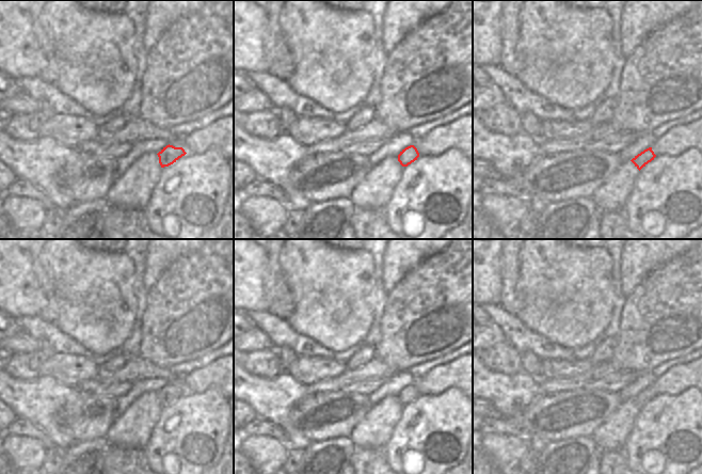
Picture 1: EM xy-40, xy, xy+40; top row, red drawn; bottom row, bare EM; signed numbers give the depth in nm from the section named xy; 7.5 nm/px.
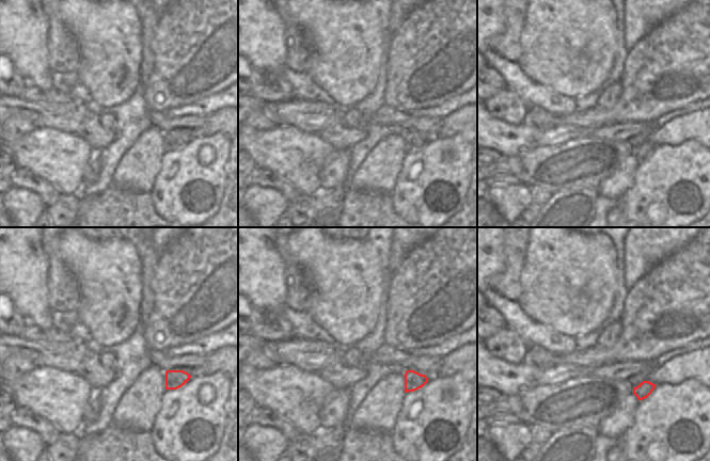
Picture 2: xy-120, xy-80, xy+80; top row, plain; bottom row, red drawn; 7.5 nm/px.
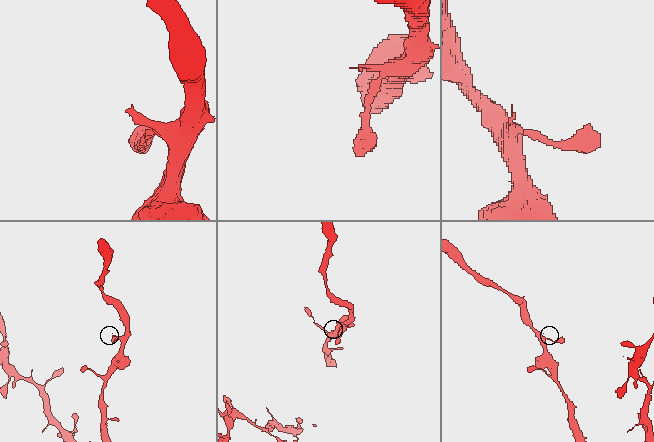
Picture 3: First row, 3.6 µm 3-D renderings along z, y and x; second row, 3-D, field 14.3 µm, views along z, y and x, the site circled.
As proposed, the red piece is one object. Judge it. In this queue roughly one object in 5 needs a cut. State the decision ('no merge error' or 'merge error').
no merge error

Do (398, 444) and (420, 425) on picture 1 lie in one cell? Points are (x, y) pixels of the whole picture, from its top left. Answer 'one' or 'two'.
one

